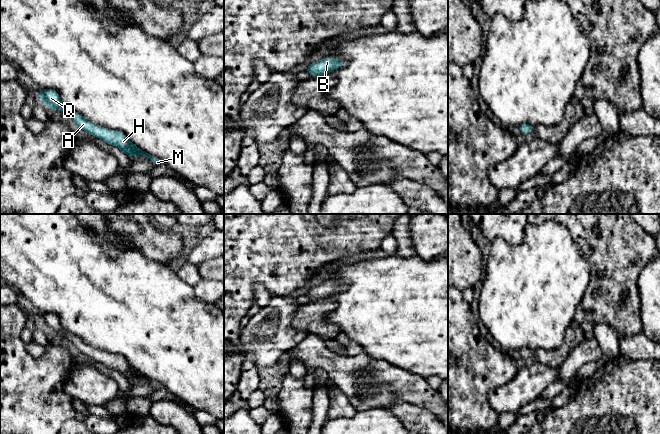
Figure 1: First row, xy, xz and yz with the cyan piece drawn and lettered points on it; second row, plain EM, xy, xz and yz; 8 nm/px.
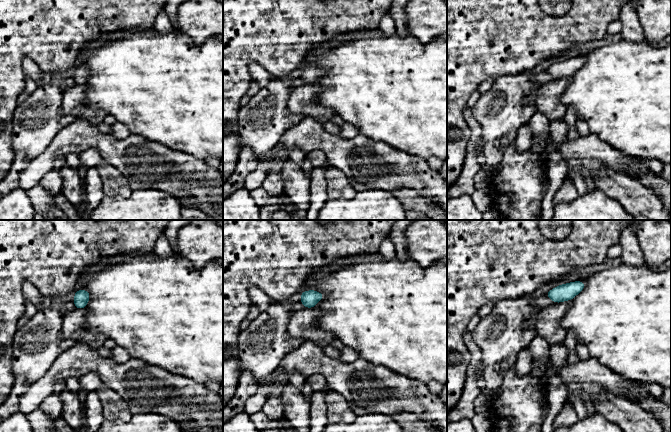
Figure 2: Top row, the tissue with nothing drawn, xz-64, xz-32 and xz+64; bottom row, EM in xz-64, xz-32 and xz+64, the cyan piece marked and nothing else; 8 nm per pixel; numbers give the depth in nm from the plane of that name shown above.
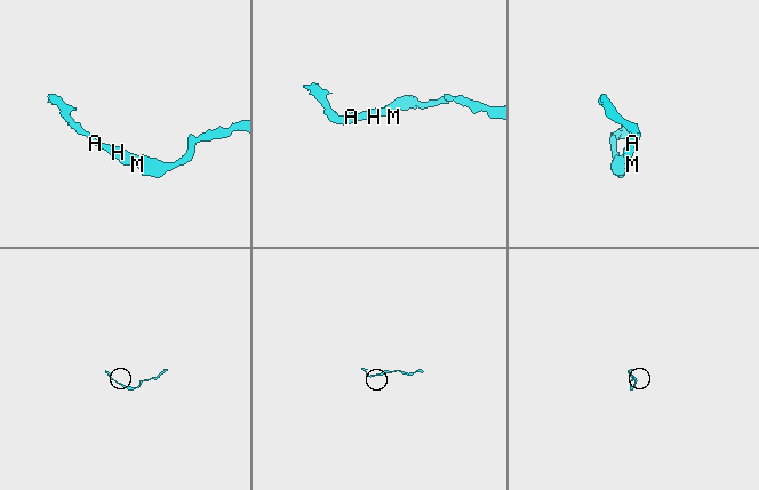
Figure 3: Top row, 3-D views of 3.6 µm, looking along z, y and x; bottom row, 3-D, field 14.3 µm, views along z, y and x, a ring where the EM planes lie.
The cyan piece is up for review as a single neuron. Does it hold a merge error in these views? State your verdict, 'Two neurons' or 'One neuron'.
One neuron

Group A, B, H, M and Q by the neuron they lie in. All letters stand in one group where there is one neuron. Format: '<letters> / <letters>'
A B H M Q

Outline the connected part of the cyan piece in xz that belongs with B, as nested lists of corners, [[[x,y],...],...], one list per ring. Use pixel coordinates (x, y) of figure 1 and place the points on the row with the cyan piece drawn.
[[[326,57],[323,60],[310,63],[306,71],[309,72],[314,78],[318,75],[328,74],[345,64],[346,62],[340,58]]]

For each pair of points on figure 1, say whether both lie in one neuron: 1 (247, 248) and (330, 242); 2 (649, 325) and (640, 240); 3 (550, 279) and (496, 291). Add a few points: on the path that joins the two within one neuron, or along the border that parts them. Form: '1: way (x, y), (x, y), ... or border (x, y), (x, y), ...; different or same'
1: way (268, 244), (309, 244); same
2: border (649, 261), (638, 275), (638, 291); different
3: way (537, 285), (530, 291), (509, 291); same

